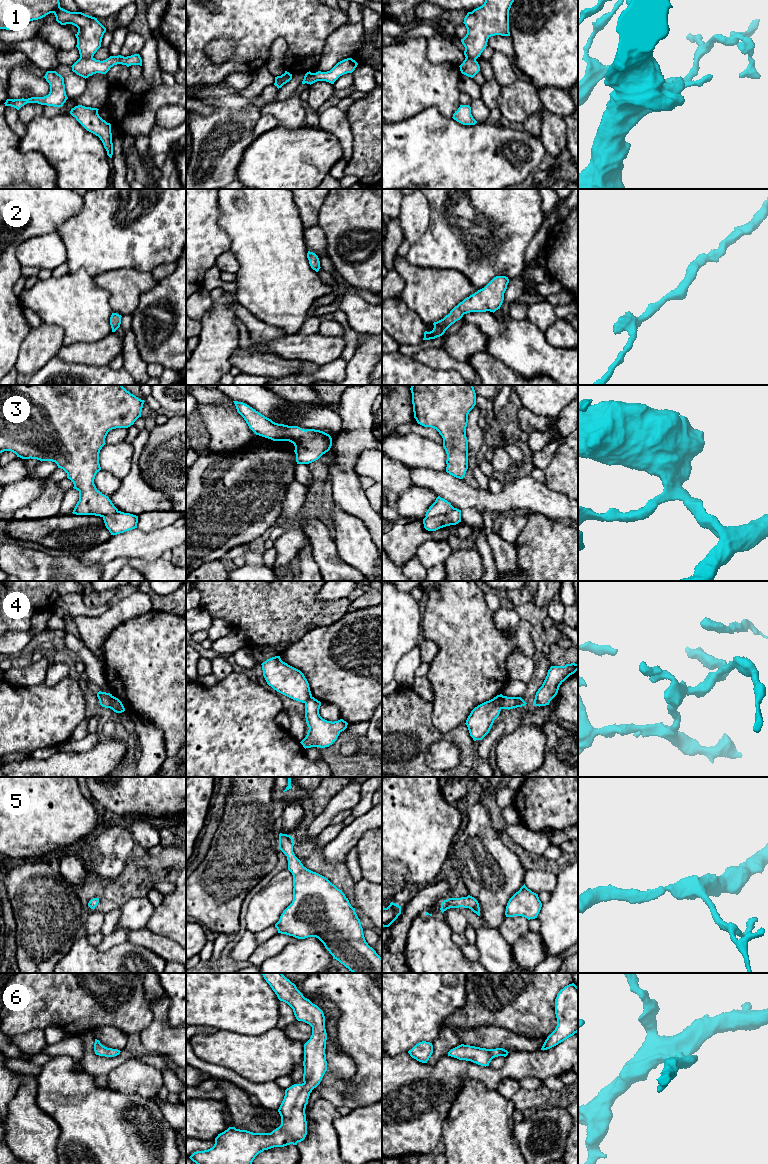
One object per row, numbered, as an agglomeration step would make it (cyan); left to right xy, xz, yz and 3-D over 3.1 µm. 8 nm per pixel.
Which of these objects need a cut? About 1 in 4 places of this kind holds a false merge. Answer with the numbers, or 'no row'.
1, 4

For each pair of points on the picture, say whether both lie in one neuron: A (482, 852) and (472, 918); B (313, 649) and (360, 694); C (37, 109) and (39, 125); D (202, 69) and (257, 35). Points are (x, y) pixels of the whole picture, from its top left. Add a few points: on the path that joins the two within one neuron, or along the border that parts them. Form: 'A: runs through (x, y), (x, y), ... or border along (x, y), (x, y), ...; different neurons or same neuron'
A: border along (478, 916), (481, 924); different neurons
B: runs through (325, 659), (348, 682); same neuron
C: border along (42, 114), (34, 117), (26, 125); different neurons
D: runs through (217, 70), (224, 70), (229, 67), (246, 50); same neuron

